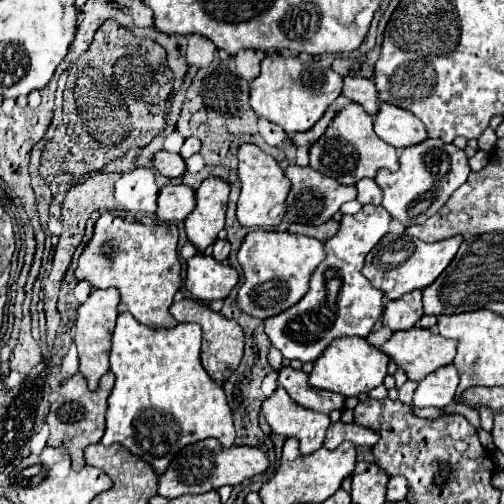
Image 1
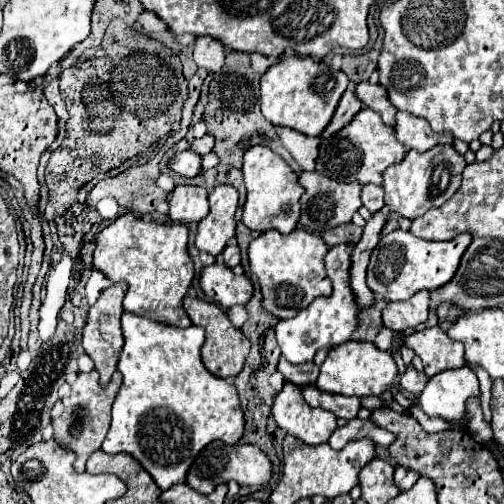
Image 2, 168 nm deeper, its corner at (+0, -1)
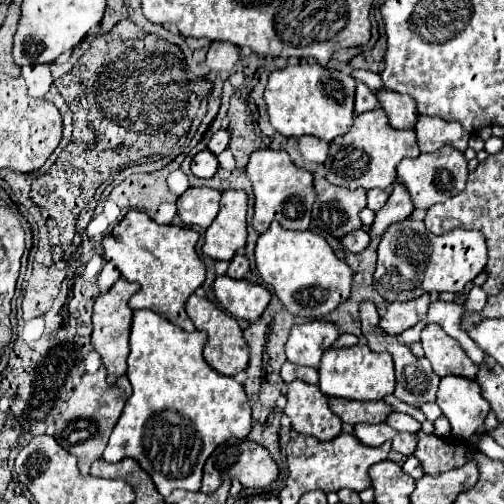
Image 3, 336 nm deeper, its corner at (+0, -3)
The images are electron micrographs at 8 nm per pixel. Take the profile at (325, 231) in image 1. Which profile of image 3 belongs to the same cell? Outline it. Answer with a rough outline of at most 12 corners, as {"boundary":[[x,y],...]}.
{"boundary":[[355,230],[341,240],[353,254],[363,252],[371,238],[365,230]]}

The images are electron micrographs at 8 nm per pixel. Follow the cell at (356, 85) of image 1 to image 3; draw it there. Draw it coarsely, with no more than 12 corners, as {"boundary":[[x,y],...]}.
{"boundary":[[391,90],[377,92],[389,124],[413,128],[417,102]]}

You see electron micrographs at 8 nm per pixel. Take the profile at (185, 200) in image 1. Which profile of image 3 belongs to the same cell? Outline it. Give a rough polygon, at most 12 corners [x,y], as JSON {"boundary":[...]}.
{"boundary":[[189,188],[177,200],[187,226],[209,228],[221,192]]}

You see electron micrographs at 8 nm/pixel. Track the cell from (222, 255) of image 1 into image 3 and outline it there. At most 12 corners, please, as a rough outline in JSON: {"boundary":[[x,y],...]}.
{"boundary":[[243,250],[229,262],[227,276],[243,280],[249,272],[249,260]]}

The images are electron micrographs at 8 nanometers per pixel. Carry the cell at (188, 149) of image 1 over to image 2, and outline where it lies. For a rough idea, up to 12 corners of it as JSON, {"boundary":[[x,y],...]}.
{"boundary":[[209,134],[193,140],[191,148],[197,154],[213,150],[213,138]]}

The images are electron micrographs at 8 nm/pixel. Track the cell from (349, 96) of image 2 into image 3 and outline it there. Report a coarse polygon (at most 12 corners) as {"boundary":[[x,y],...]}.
{"boundary":[[357,84],[355,112],[377,108],[377,96],[369,86]]}

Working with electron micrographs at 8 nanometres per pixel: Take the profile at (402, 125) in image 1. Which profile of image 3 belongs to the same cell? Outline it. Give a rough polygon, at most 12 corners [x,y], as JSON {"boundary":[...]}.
{"boundary":[[419,116],[421,152],[445,144],[465,152],[471,136],[459,122]]}

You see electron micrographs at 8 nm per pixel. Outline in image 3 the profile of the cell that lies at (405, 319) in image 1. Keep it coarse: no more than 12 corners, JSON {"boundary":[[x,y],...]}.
{"boundary":[[429,294],[391,302],[379,326],[399,336],[427,314]]}

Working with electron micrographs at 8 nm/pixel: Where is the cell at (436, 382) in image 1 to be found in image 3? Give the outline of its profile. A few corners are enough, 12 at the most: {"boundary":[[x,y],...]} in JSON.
{"boundary":[[441,380],[437,404],[453,436],[479,432],[491,410],[479,384]]}

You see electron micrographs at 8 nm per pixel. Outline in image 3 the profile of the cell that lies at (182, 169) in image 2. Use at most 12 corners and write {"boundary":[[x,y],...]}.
{"boundary":[[209,150],[195,156],[191,172],[211,178],[219,168],[217,156]]}

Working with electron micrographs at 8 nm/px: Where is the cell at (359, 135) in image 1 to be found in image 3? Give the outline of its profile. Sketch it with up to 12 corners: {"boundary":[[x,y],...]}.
{"boundary":[[383,108],[363,112],[331,142],[325,178],[387,188],[403,158],[419,156],[413,130]]}

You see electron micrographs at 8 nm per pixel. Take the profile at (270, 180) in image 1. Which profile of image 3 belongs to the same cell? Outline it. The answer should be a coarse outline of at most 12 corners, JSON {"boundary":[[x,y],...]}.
{"boundary":[[257,150],[245,168],[253,226],[307,230],[313,172],[285,150]]}

